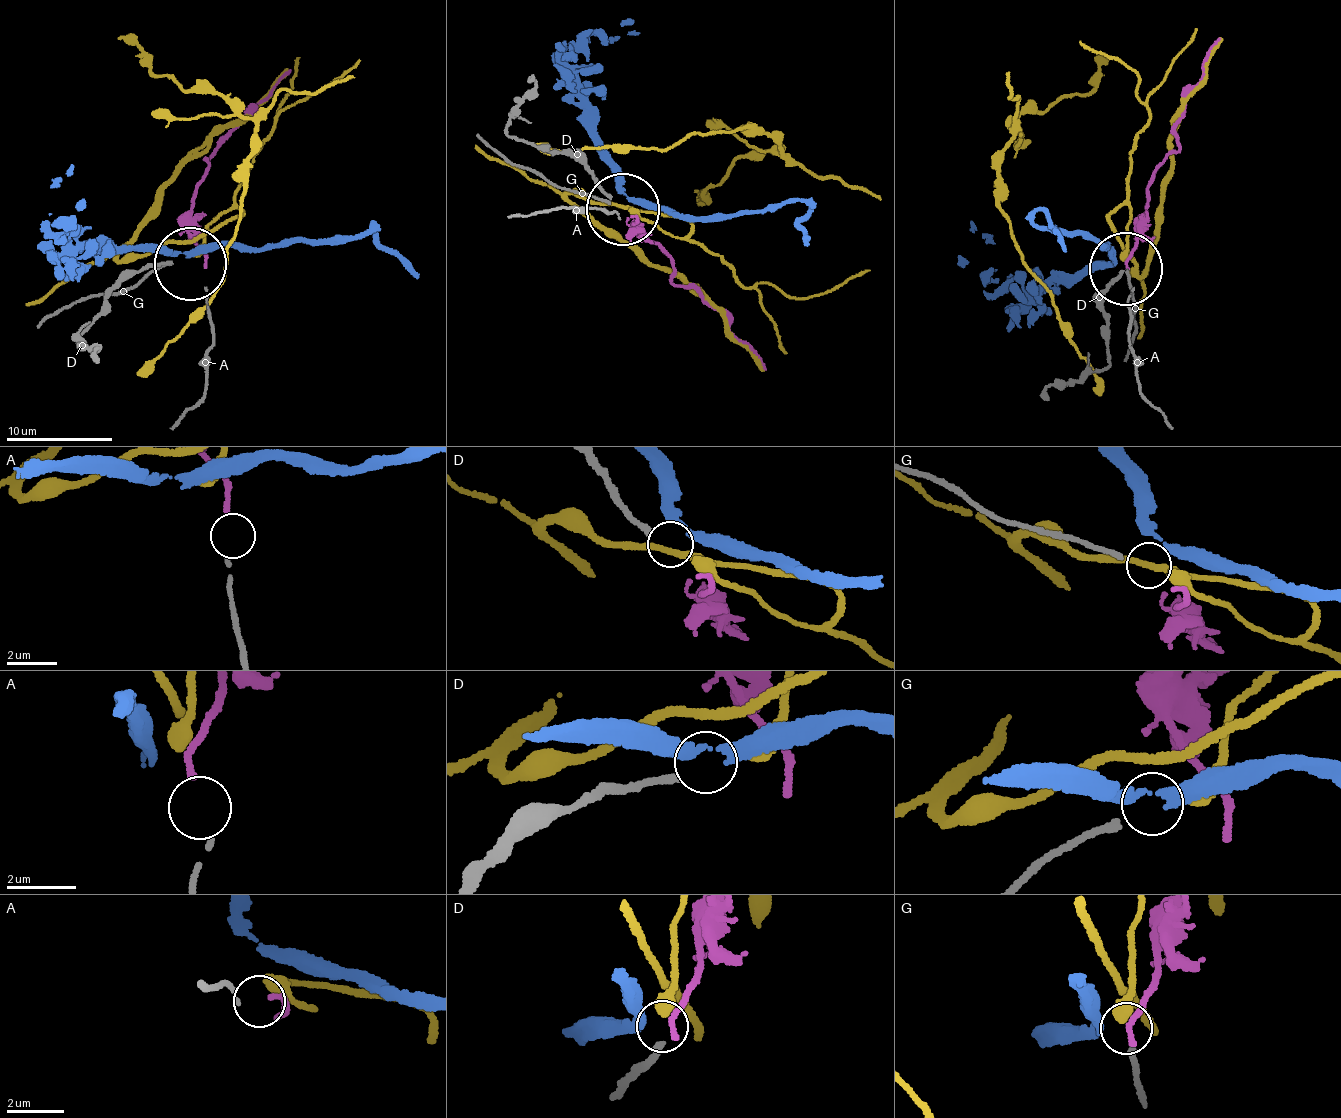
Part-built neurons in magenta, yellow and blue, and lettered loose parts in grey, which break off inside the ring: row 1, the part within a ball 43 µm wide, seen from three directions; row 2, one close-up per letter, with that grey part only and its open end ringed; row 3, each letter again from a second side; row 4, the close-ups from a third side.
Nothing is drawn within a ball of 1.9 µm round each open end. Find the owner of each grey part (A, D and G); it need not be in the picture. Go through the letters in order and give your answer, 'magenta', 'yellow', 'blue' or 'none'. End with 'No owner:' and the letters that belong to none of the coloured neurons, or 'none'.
A: magenta
D: none
G: yellow
No owner: D

